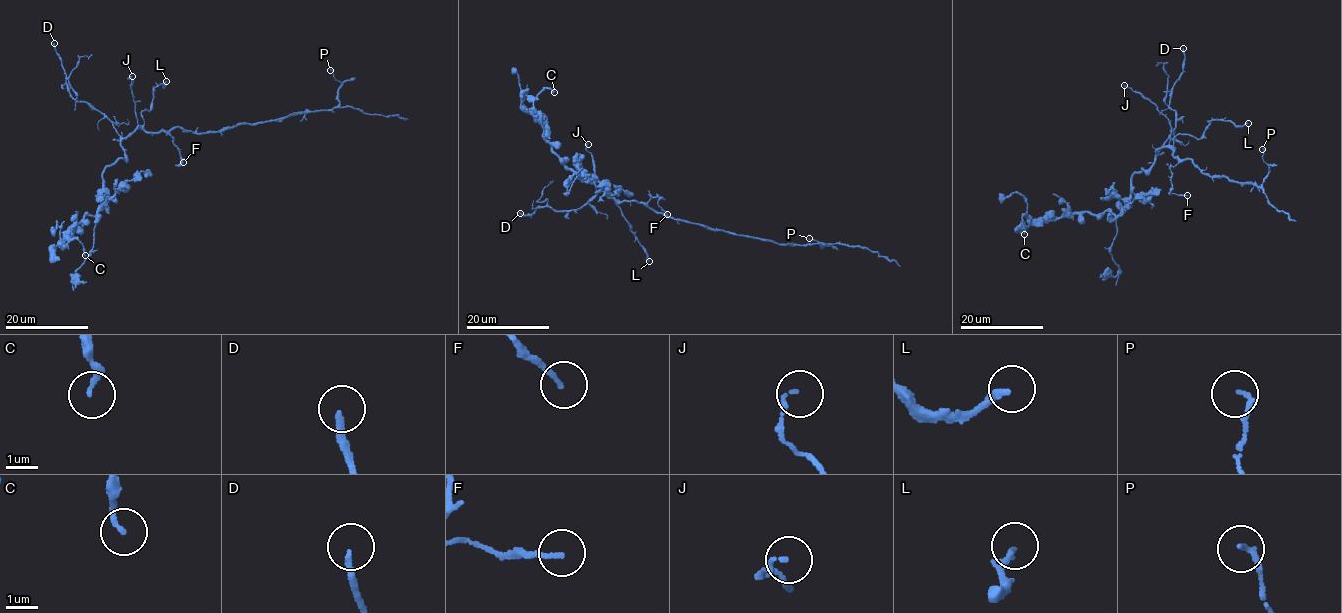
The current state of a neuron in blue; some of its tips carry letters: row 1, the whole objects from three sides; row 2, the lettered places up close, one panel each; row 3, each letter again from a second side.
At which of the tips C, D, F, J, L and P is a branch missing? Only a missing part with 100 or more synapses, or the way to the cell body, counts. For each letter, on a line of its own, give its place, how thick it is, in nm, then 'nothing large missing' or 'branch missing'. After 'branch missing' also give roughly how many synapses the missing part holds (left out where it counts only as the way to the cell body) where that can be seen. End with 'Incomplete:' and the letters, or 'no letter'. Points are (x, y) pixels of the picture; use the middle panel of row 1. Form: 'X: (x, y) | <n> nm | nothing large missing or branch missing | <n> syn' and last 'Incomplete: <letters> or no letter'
C: (554, 92) | 150 nm | nothing large missing
D: (520, 213) | 180 nm | branch missing
F: (667, 214) | 140 nm | nothing large missing
J: (588, 144) | 140 nm | nothing large missing
L: (649, 261) | 190 nm | nothing large missing
P: (809, 238) | 140 nm | nothing large missing
Incomplete: D

